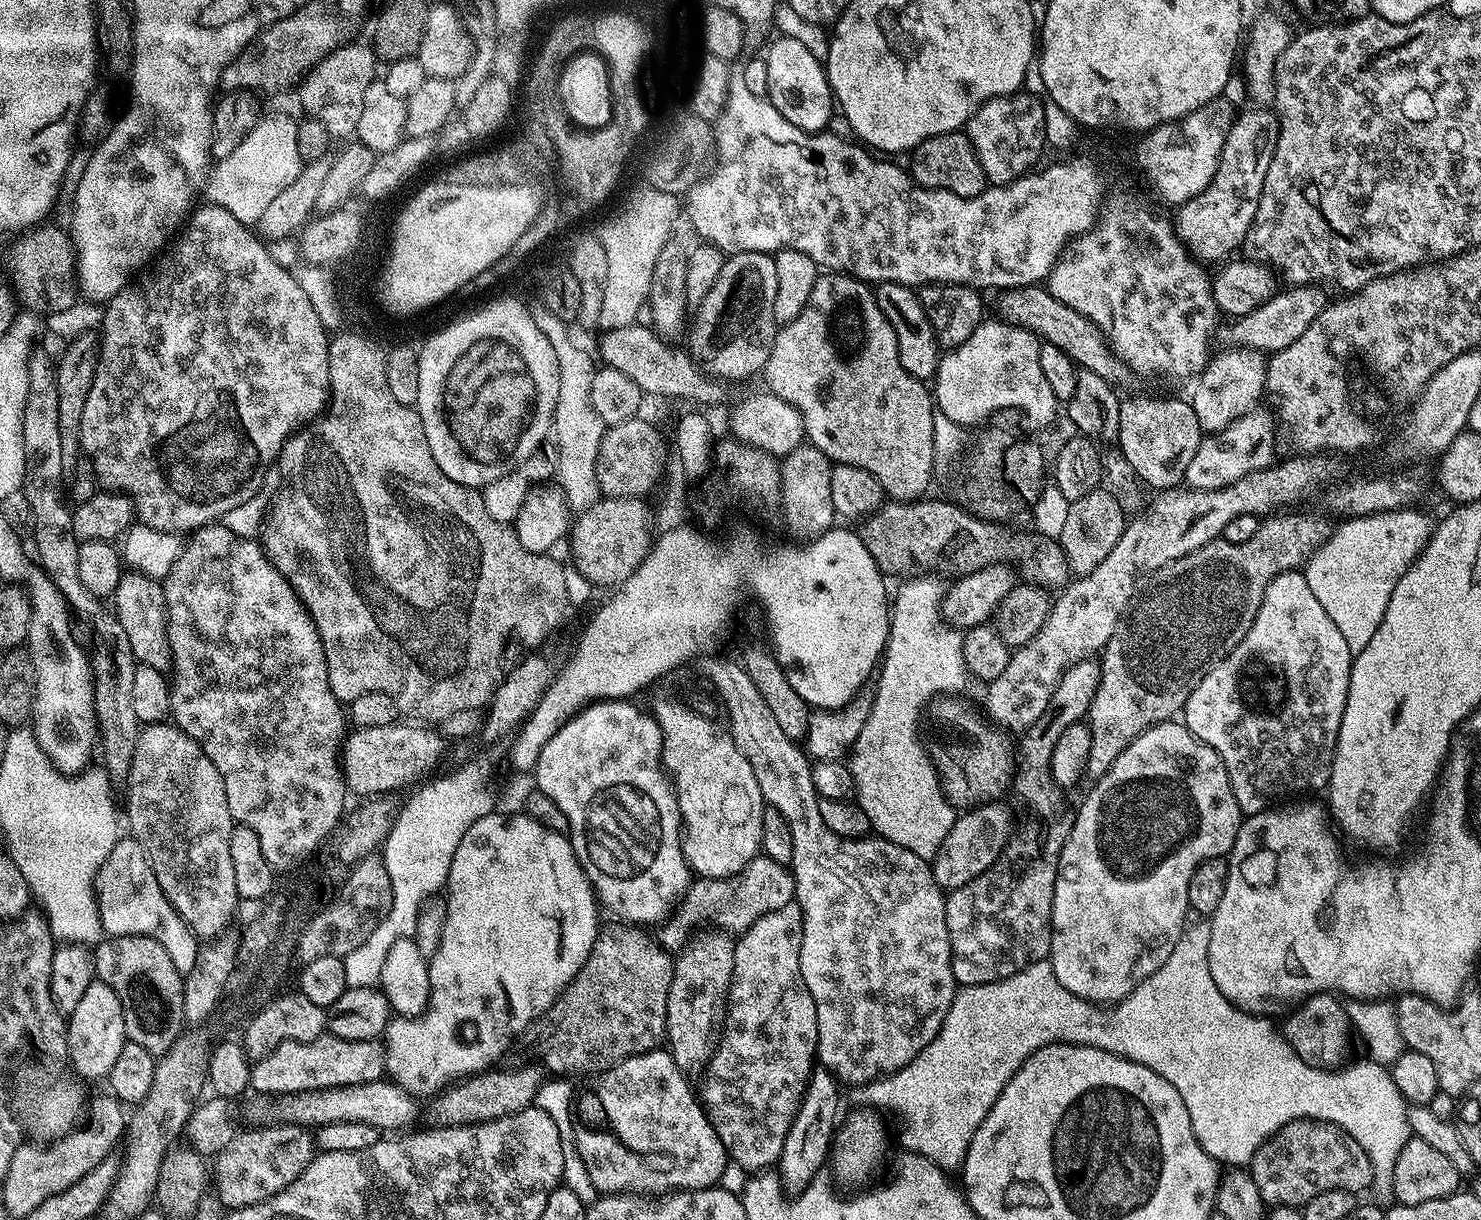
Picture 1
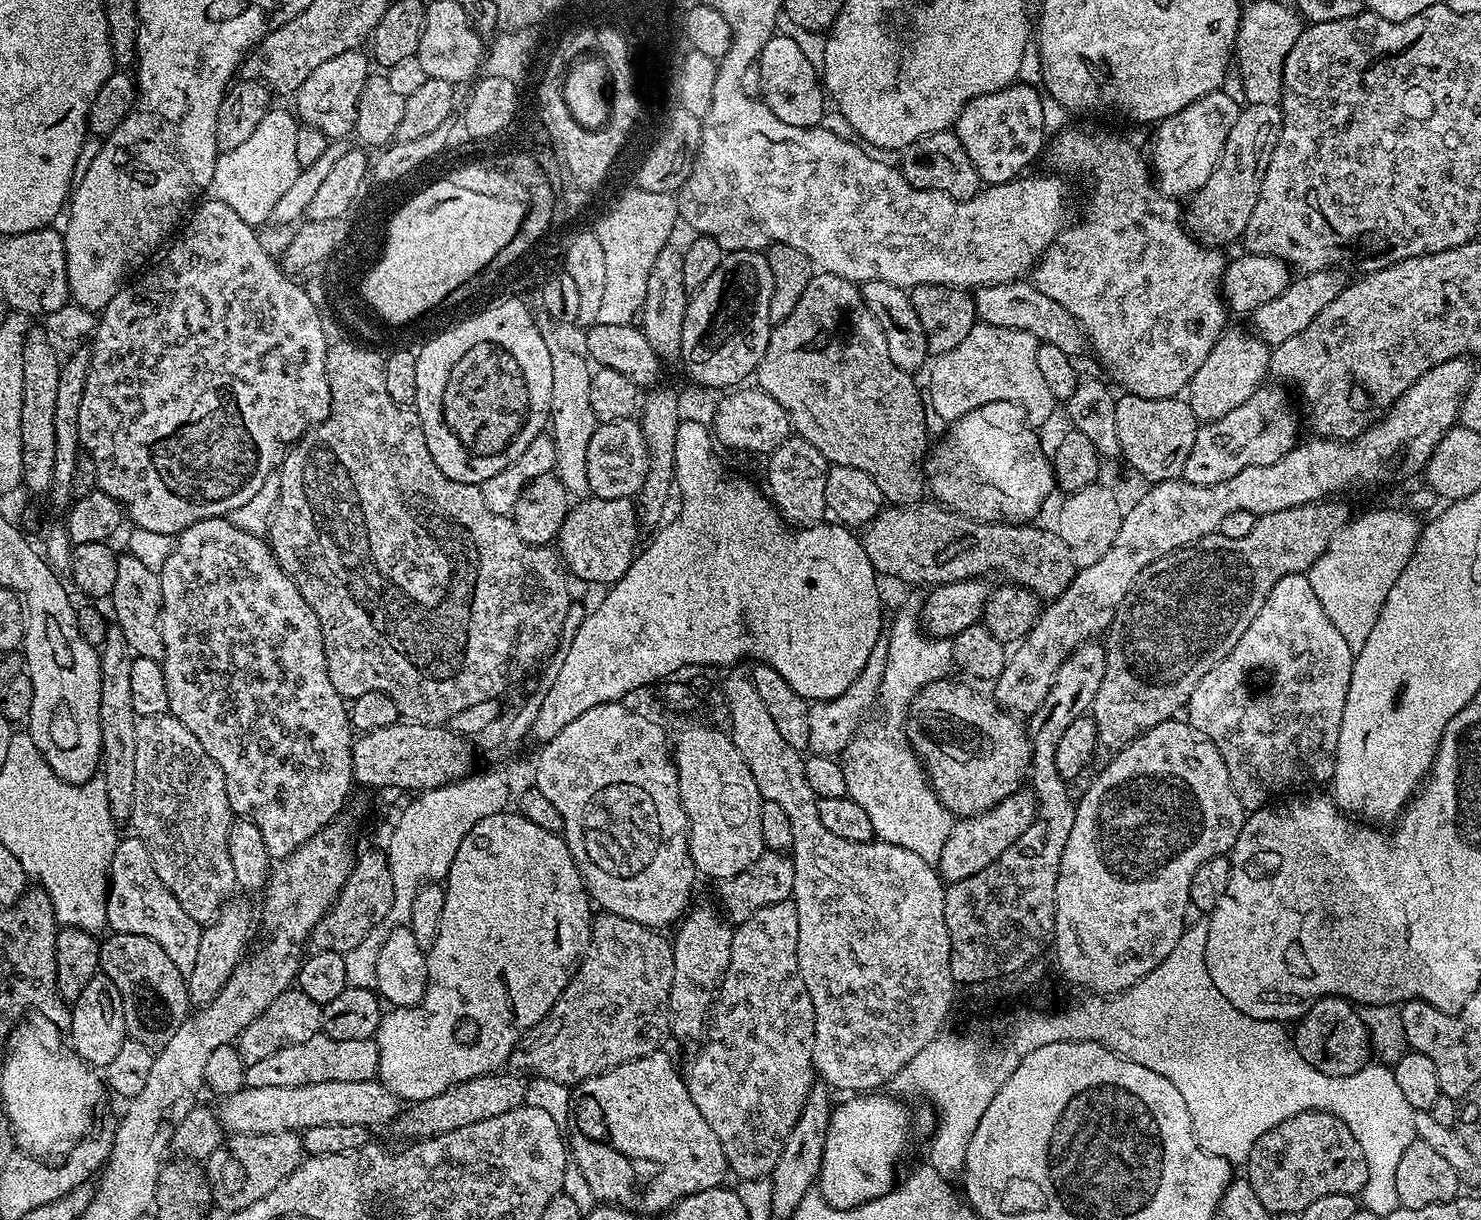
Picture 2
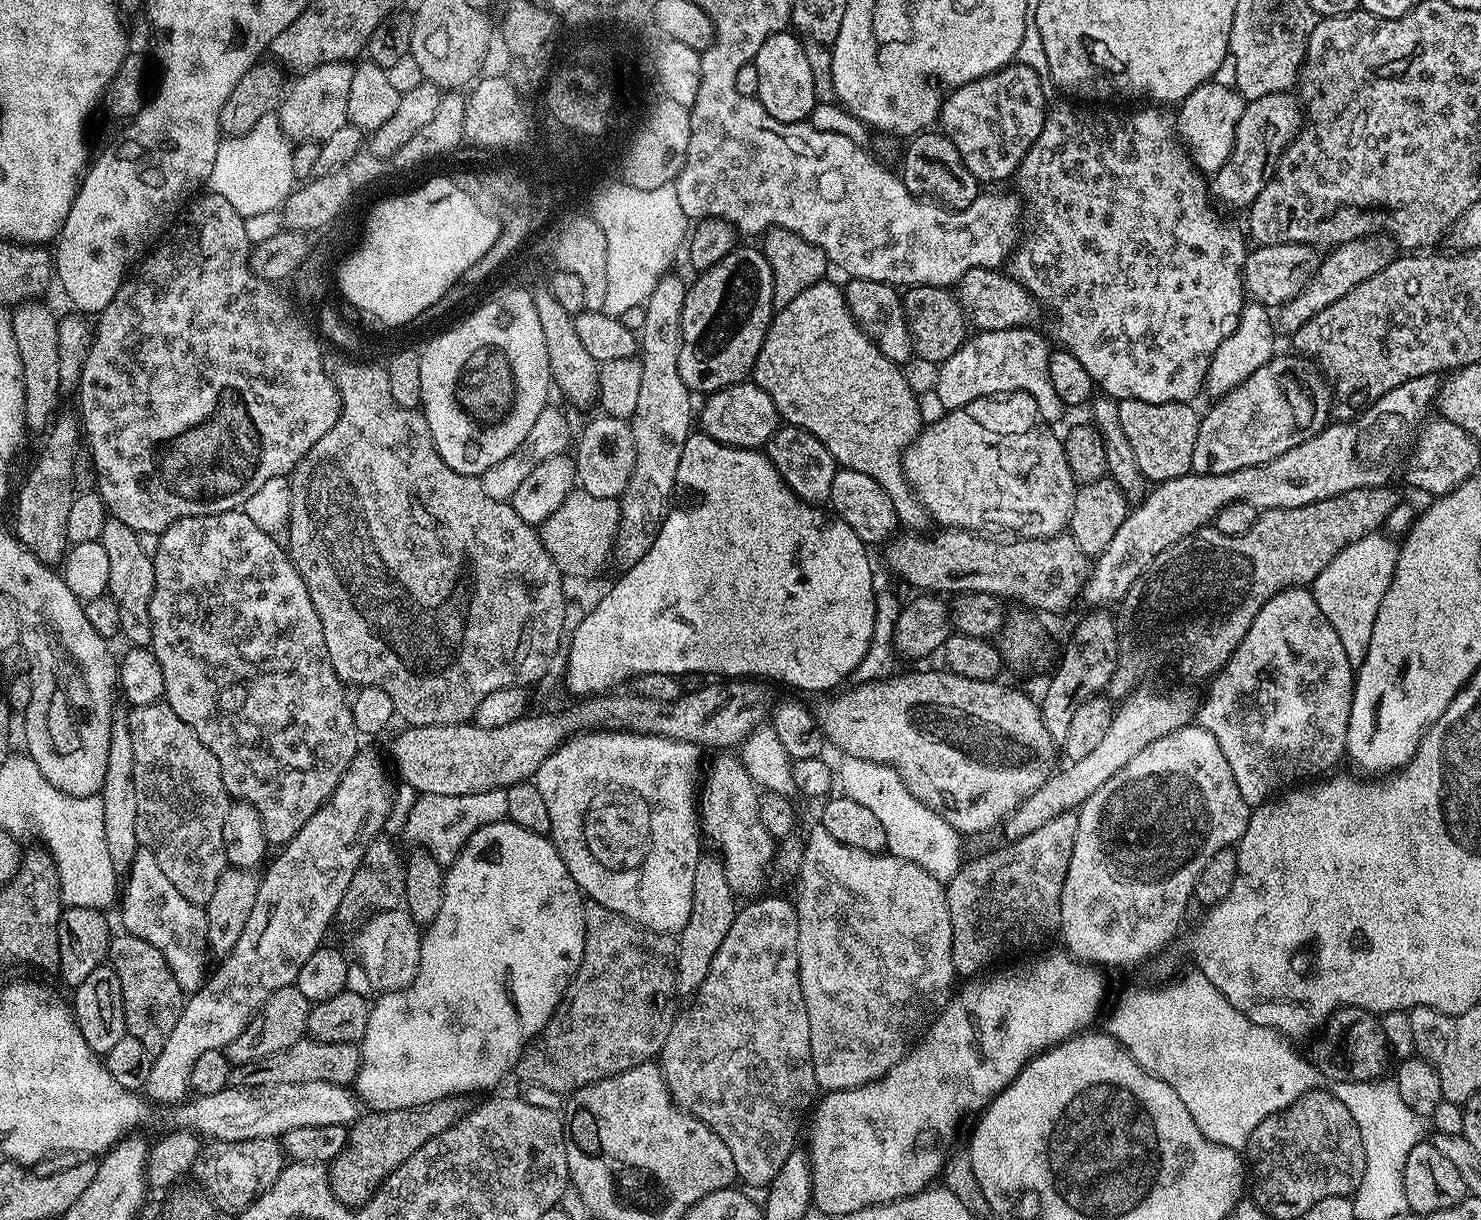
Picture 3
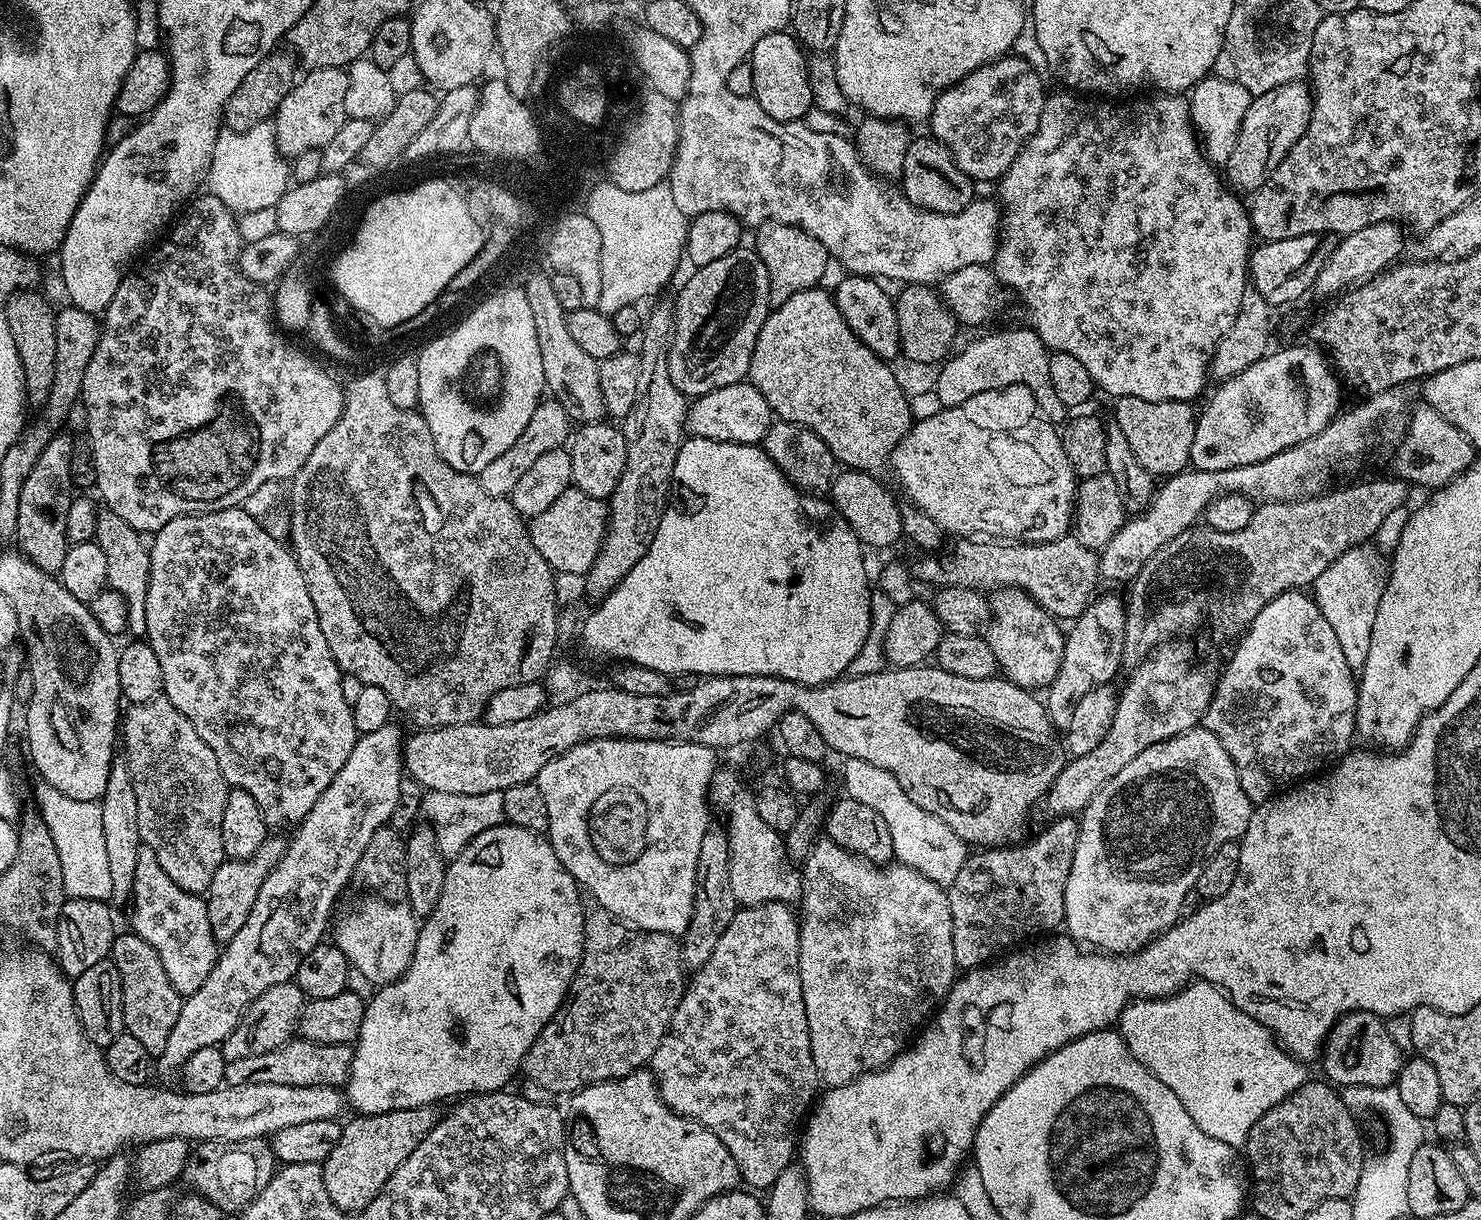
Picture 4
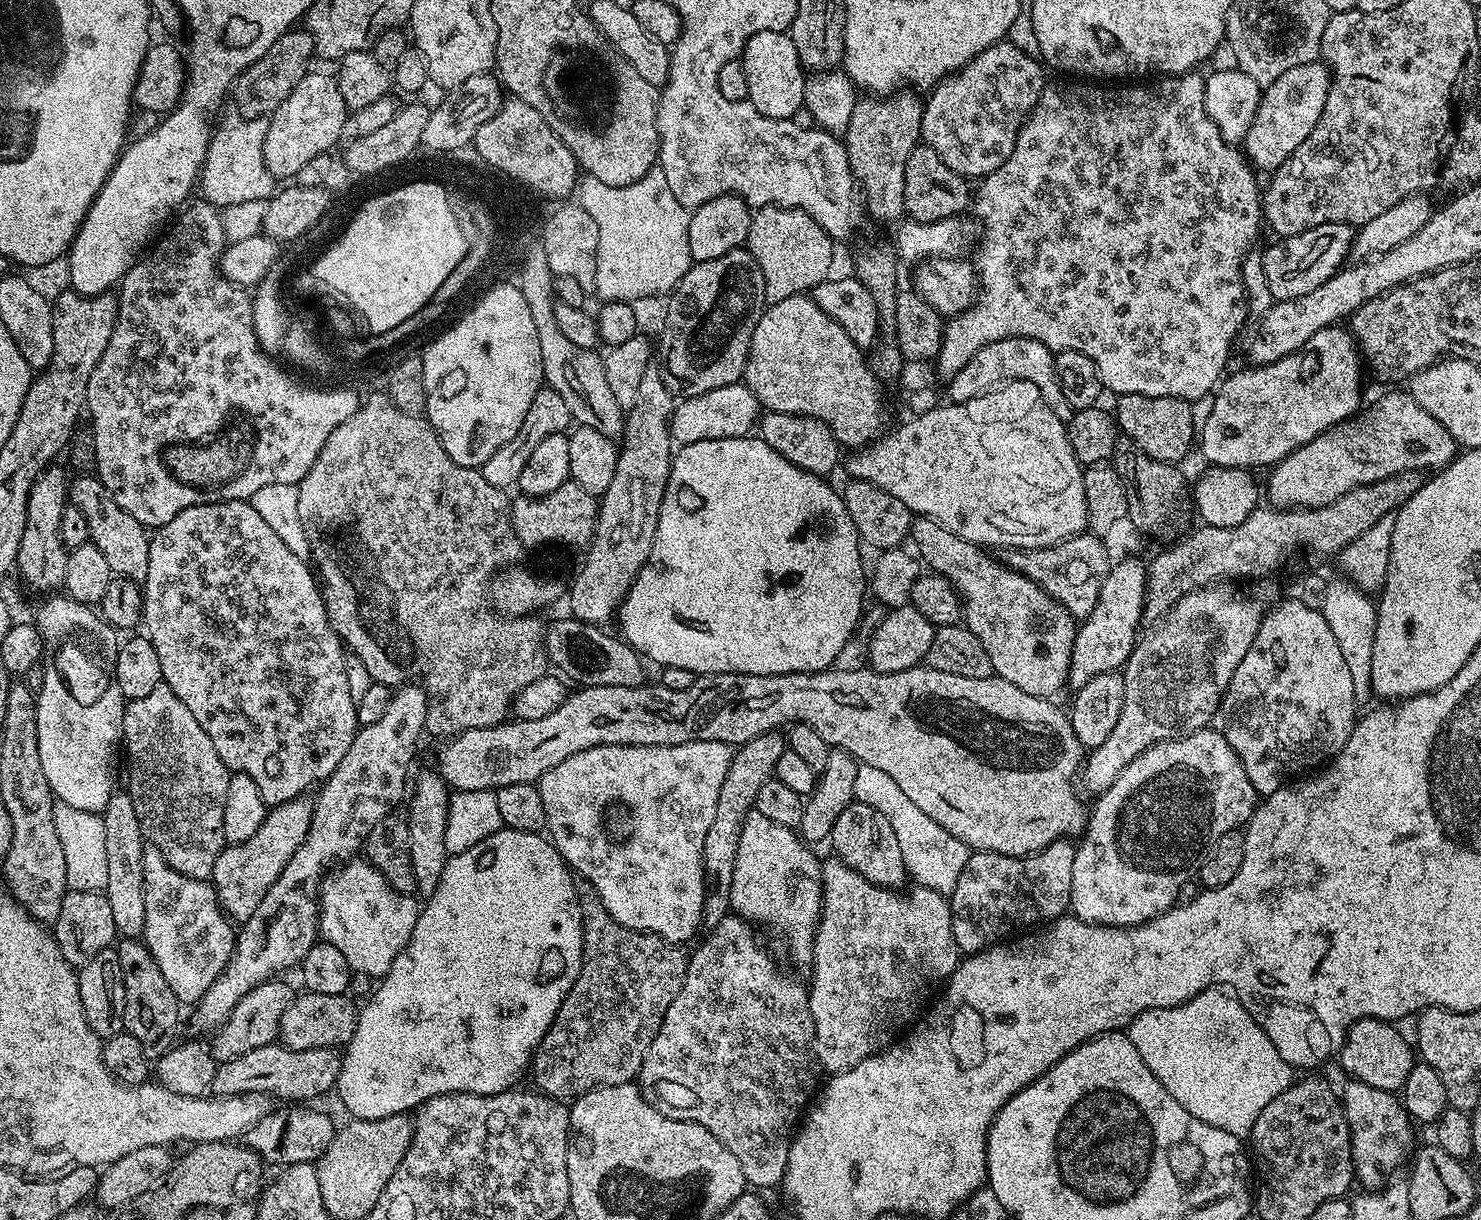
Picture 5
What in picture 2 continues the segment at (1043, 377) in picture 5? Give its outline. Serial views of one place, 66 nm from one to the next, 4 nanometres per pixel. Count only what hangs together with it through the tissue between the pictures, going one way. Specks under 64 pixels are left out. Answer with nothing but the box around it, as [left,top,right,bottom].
[926,322,1058,426]

